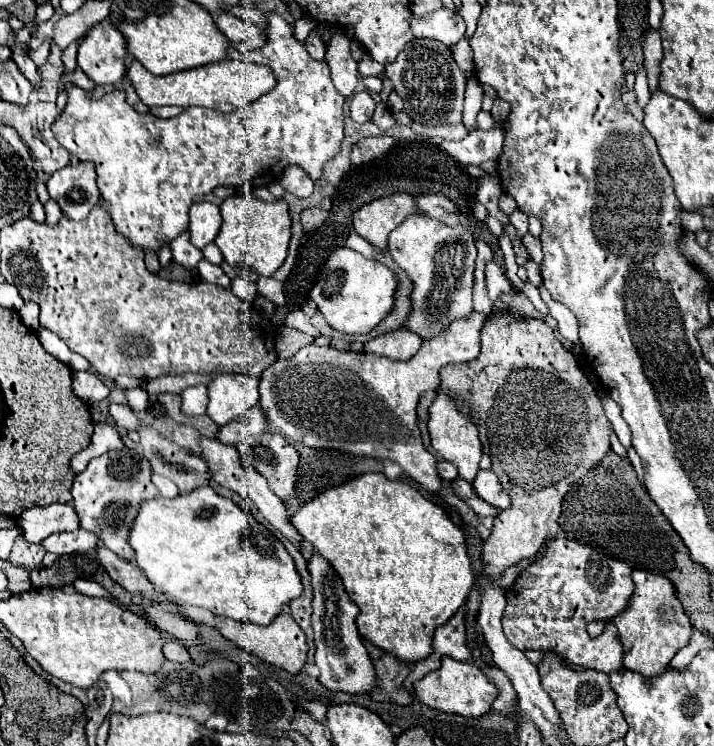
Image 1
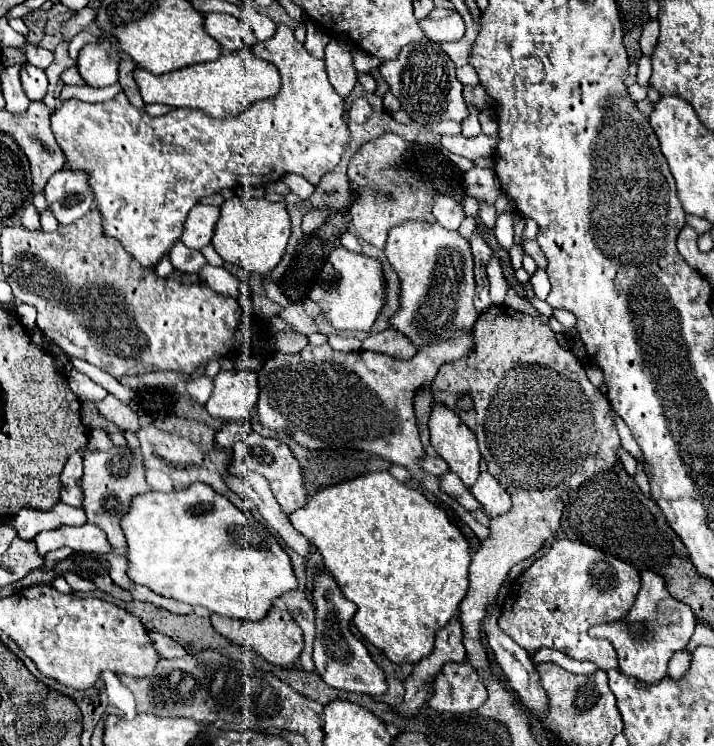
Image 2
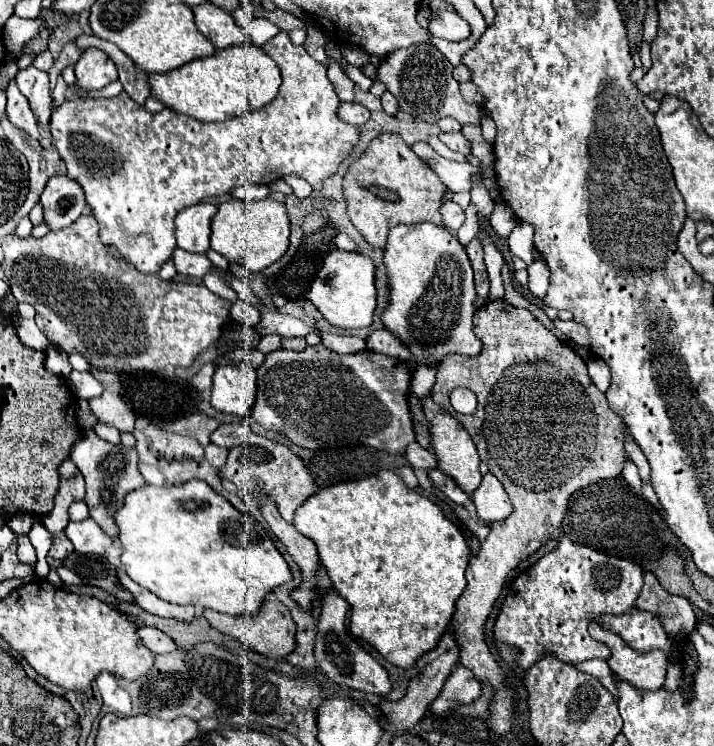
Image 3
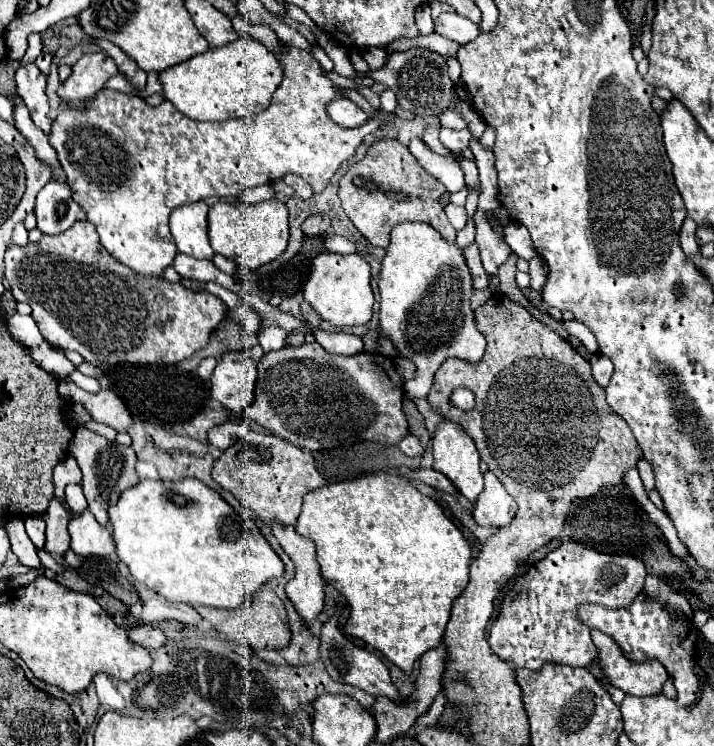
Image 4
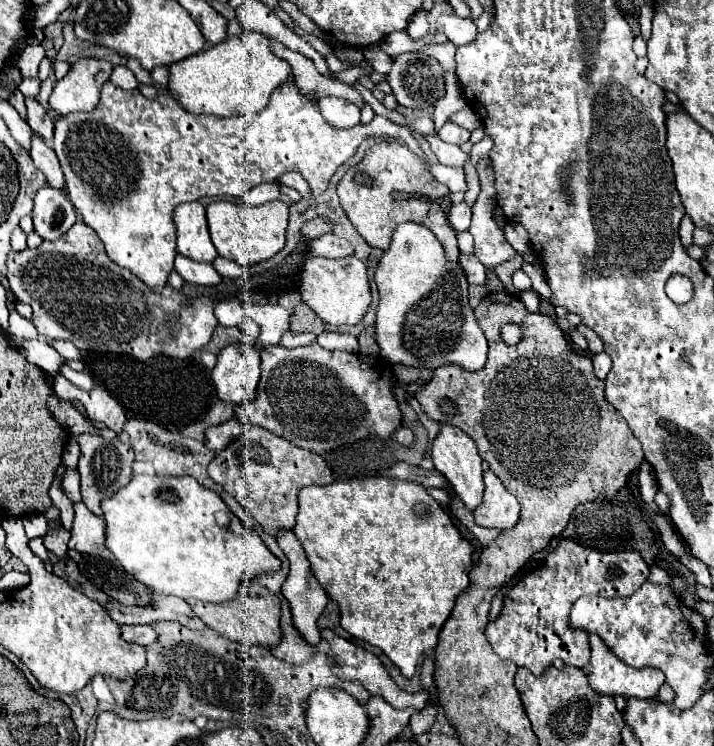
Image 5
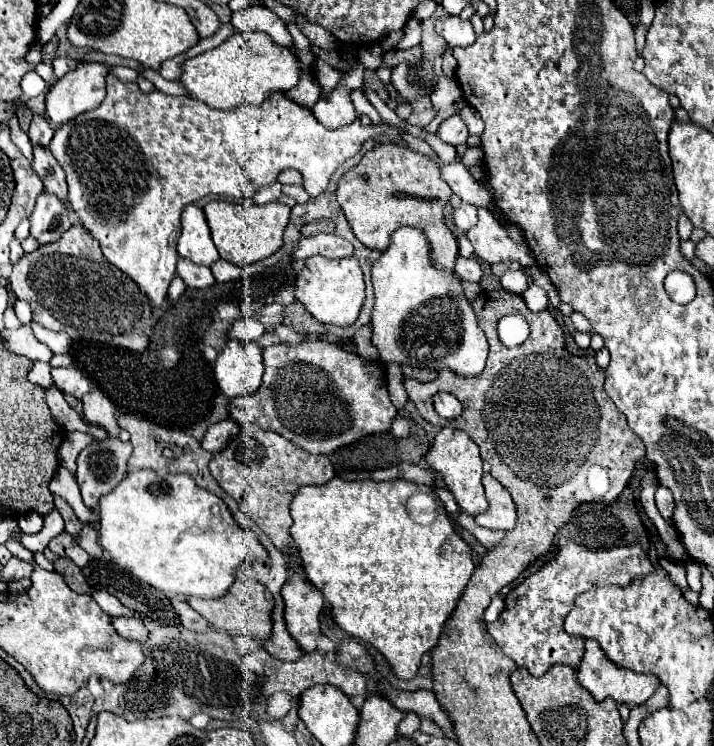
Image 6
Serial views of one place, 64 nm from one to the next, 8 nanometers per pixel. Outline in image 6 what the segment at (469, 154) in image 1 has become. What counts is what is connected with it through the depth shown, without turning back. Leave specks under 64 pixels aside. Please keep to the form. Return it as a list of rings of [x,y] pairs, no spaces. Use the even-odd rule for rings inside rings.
[[[458,114],[450,116],[448,120],[444,120],[438,128],[438,136],[446,142],[446,144],[452,144],[452,146],[460,146],[466,142],[468,138],[468,130],[464,126],[464,122],[458,118]]]

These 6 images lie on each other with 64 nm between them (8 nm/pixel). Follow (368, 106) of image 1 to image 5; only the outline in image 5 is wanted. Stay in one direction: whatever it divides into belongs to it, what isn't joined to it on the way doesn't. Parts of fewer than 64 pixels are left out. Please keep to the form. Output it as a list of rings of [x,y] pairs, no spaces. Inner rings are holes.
[[[324,96],[320,98],[318,104],[320,104],[322,116],[326,118],[326,122],[336,128],[352,128],[360,124],[360,108],[344,98]]]

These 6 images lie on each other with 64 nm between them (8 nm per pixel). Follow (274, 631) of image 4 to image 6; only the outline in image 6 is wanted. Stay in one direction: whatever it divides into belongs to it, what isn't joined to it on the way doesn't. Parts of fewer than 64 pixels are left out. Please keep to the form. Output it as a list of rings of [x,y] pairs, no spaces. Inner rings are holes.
[[[238,572],[238,578],[234,586],[230,588],[228,596],[222,596],[220,600],[202,600],[202,598],[188,598],[188,604],[208,620],[208,624],[220,632],[226,632],[230,636],[250,636],[258,642],[264,642],[272,636],[272,610],[274,610],[274,598],[268,592],[266,586],[260,582],[248,578],[246,574]]]

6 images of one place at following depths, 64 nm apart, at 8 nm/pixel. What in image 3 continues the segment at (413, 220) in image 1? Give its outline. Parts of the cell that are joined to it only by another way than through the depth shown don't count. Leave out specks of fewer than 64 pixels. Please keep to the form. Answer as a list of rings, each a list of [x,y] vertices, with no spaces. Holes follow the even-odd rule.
[[[436,224],[396,226],[388,234],[388,242],[384,248],[384,264],[390,276],[390,306],[382,314],[382,322],[392,334],[396,334],[404,342],[404,346],[408,346],[414,358],[420,360],[422,356],[432,356],[436,358],[436,362],[440,362],[446,354],[480,354],[482,344],[472,332],[472,318],[476,314],[472,264],[466,254],[466,248],[458,242],[456,234]]]

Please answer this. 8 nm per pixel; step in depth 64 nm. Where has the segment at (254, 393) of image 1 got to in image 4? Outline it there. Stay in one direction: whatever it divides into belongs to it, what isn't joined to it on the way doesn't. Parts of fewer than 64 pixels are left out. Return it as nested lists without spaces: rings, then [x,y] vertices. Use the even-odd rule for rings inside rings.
[[[228,352],[214,368],[210,384],[210,392],[216,402],[220,402],[226,410],[242,414],[244,408],[254,402],[256,362],[248,352]]]

